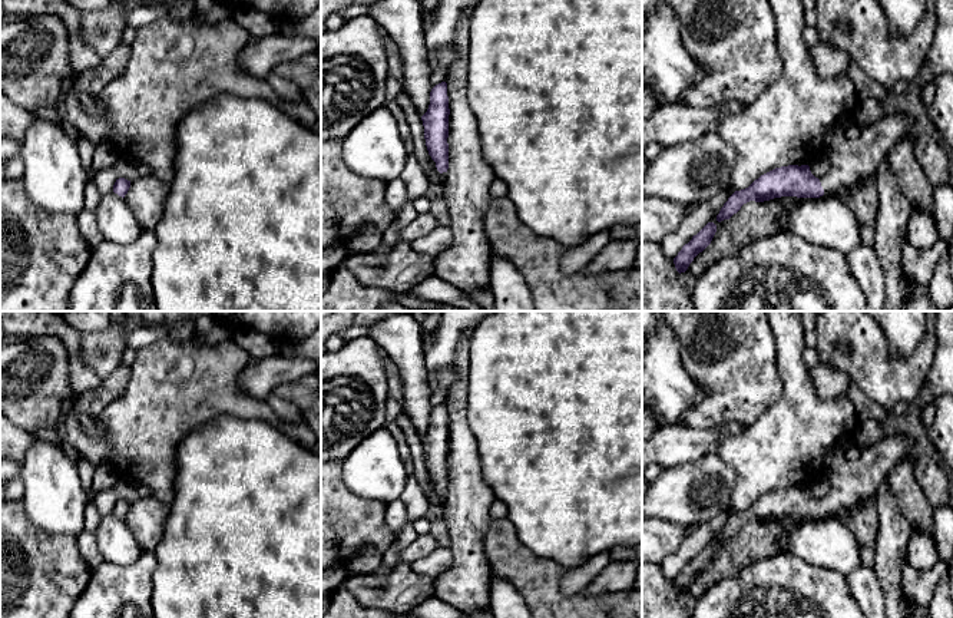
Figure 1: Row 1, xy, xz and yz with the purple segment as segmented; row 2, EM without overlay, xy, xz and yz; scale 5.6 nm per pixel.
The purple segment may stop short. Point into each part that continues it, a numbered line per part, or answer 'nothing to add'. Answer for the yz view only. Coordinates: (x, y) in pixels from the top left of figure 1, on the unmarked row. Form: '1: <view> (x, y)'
1: yz (850, 481)

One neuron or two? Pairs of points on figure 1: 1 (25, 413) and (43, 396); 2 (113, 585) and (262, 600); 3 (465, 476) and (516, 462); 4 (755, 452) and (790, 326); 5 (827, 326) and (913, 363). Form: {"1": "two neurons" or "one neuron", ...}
{"1": "one neuron", "2": "two neurons", "3": "two neurons", "4": "one neuron", "5": "one neuron"}

